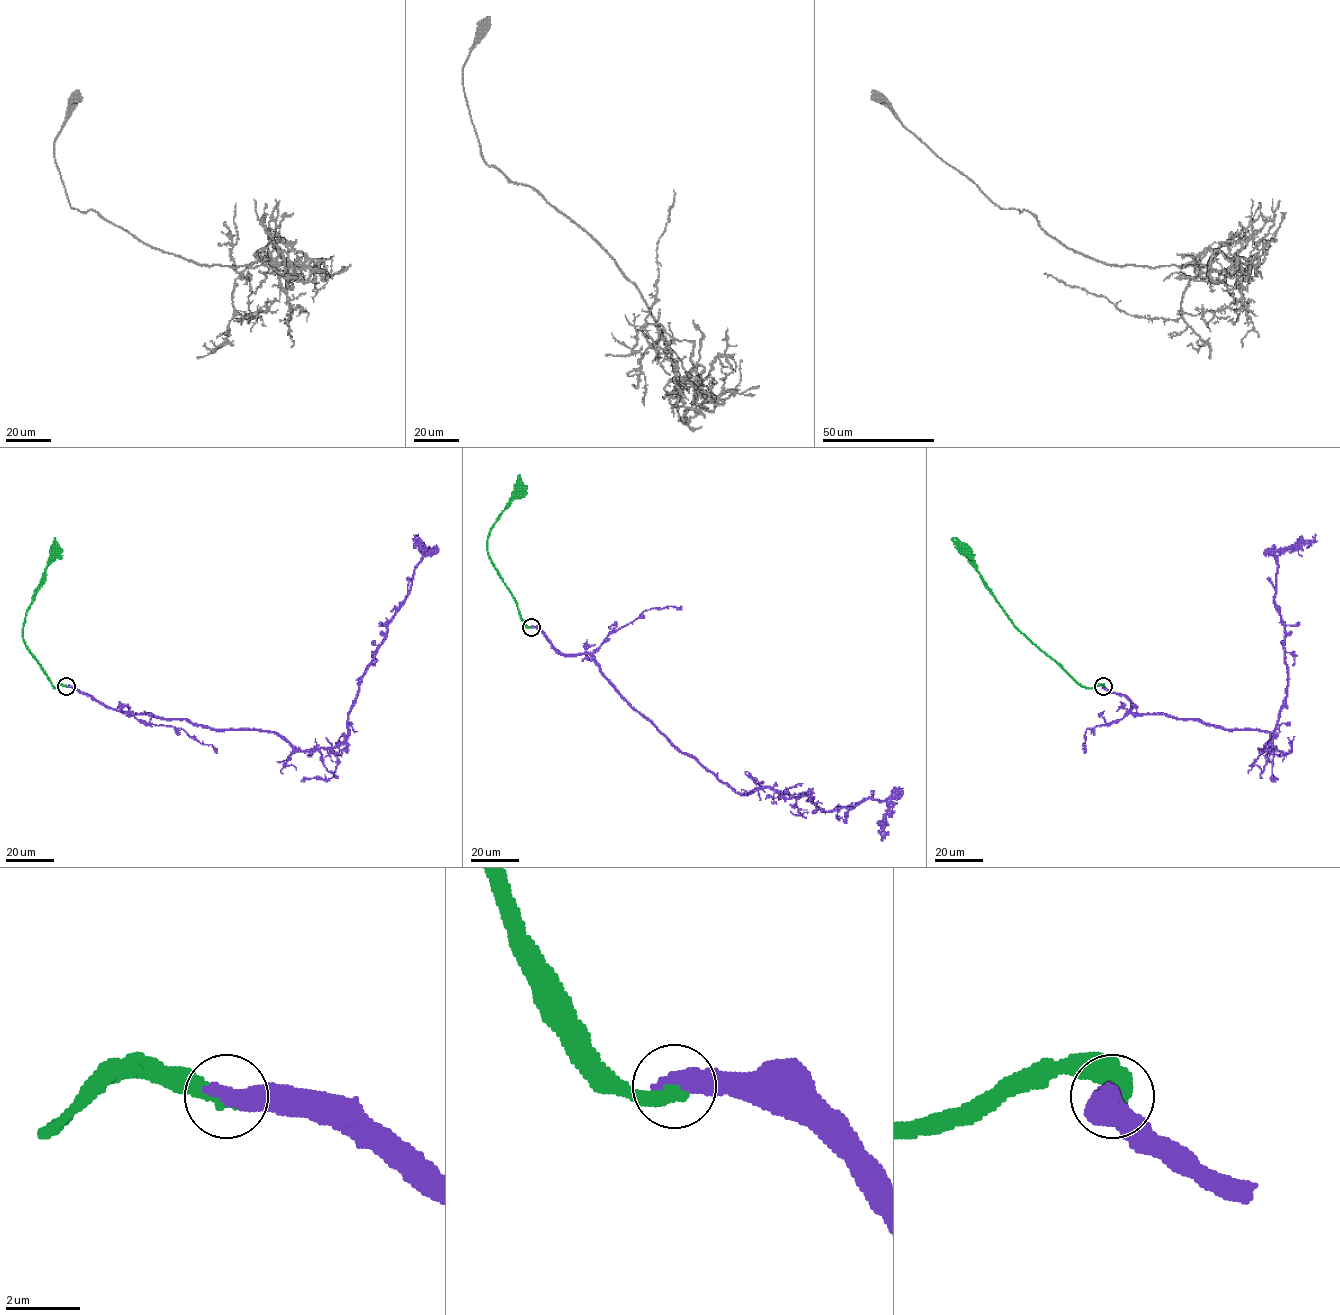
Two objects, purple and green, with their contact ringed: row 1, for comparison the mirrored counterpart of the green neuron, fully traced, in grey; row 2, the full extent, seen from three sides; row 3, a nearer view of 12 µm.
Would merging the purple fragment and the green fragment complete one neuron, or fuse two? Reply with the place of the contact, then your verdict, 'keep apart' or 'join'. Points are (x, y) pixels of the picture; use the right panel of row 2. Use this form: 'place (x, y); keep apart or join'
place (1103, 686); keep apart

